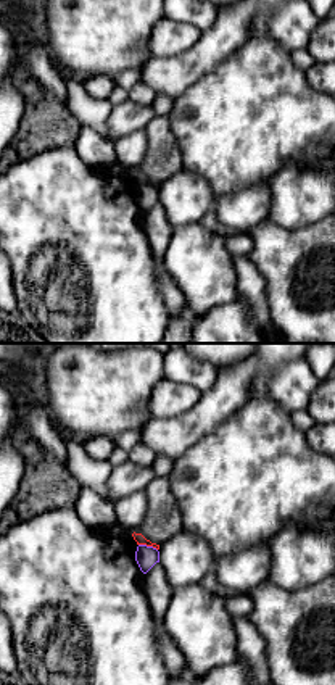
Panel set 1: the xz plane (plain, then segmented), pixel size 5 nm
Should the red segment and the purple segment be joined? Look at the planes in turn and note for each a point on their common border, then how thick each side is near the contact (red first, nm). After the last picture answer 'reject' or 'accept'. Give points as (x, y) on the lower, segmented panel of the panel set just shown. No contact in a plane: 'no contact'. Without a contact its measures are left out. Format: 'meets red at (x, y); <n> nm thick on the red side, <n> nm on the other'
meets red at (148, 545); 50 nm thick on the red side, 110 nm on the other

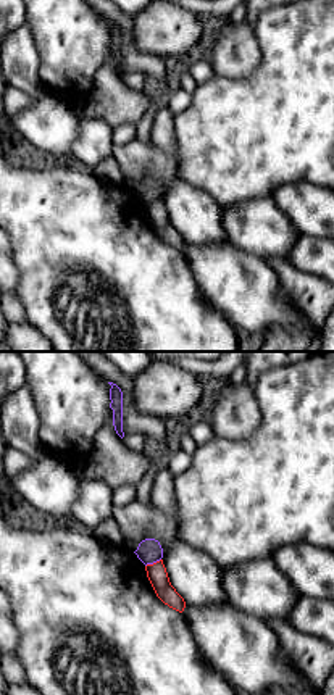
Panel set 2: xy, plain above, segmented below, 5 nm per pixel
meets red at (154, 563); 100 nm thick on the red side, 120 nm on the other

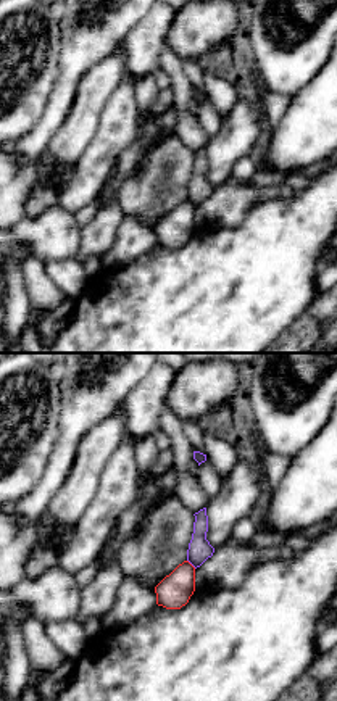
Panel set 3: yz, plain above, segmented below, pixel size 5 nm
meets red at (191, 564); 170 nm thick on the red side, 110 nm on the other

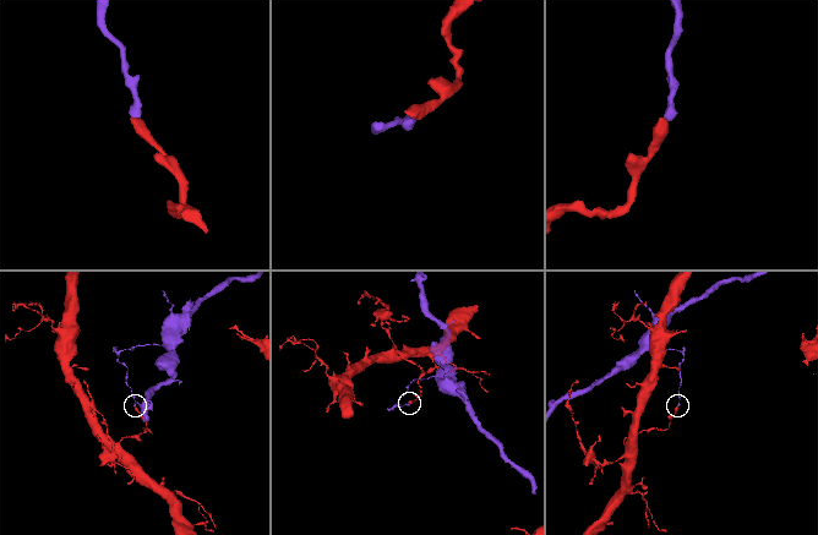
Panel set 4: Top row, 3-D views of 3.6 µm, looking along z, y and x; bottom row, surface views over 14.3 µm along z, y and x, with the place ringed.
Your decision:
reject

